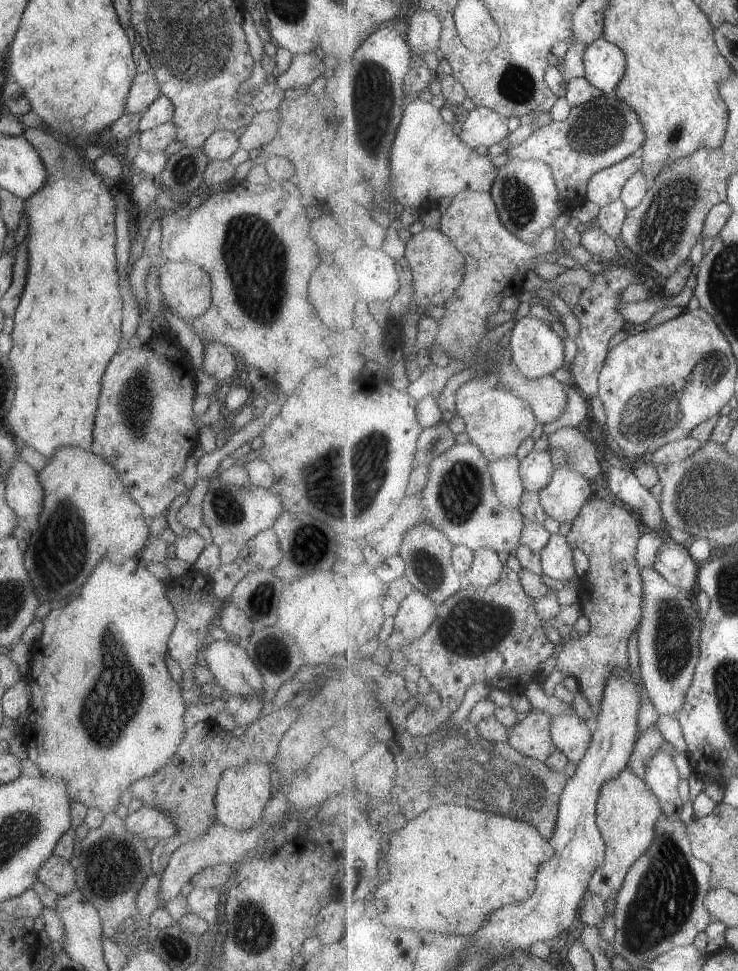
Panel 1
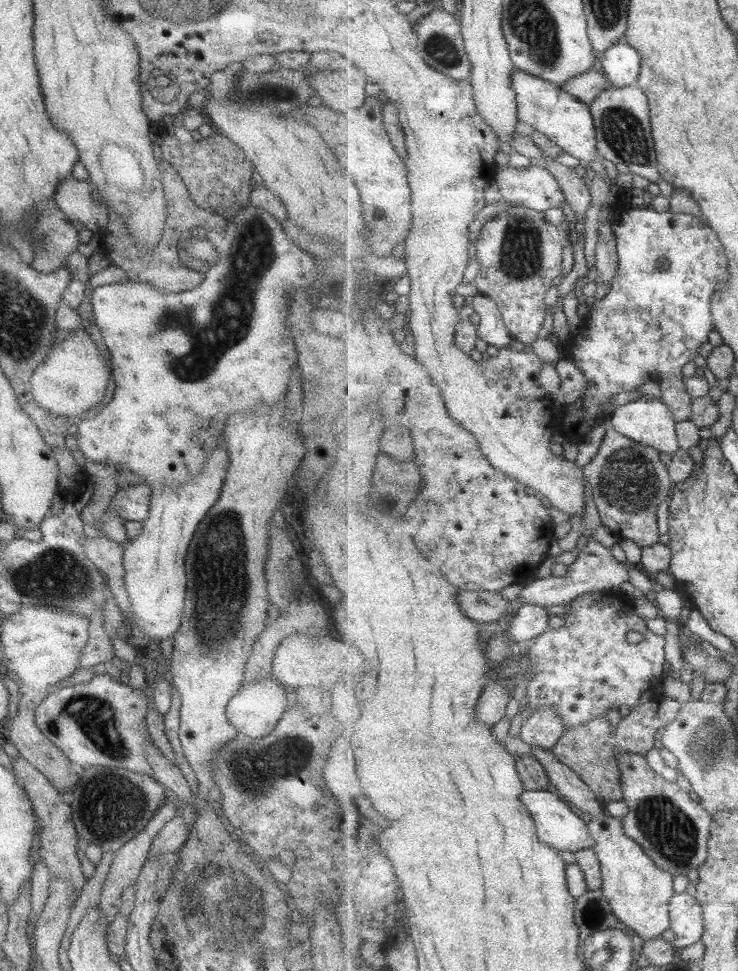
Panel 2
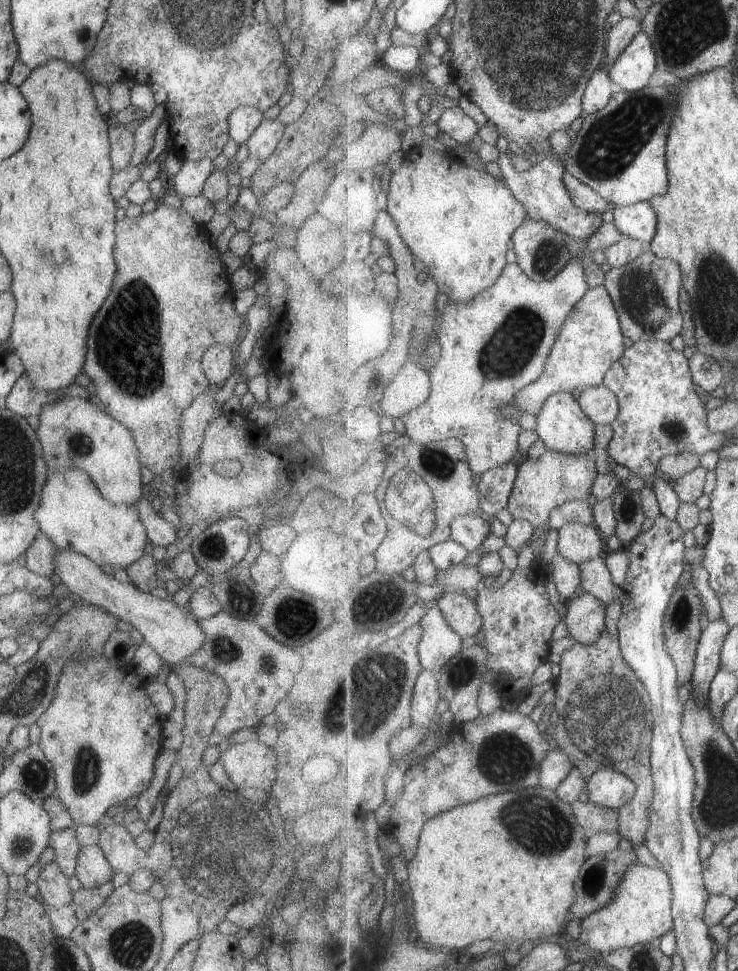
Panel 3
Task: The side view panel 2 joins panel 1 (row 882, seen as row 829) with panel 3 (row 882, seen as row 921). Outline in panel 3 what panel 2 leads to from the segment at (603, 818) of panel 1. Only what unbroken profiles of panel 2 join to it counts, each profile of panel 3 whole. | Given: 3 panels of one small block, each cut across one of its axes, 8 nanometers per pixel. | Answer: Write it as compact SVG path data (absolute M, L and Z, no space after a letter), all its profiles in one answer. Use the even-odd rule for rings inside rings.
M638 862L623 876L613 902L582 921L579 941L593 952L609 954L622 948L651 944L652 940L661 938L671 930L674 930L674 888L670 876L661 867L650 868Z

